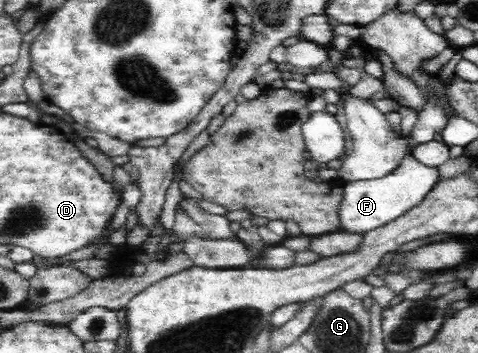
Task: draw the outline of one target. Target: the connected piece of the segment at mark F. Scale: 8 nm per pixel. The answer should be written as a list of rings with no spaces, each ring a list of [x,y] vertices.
[[[406,158],[399,169],[382,179],[345,183],[341,217],[346,232],[366,233],[398,219],[417,207],[440,181],[439,166],[426,165],[416,158]]]

